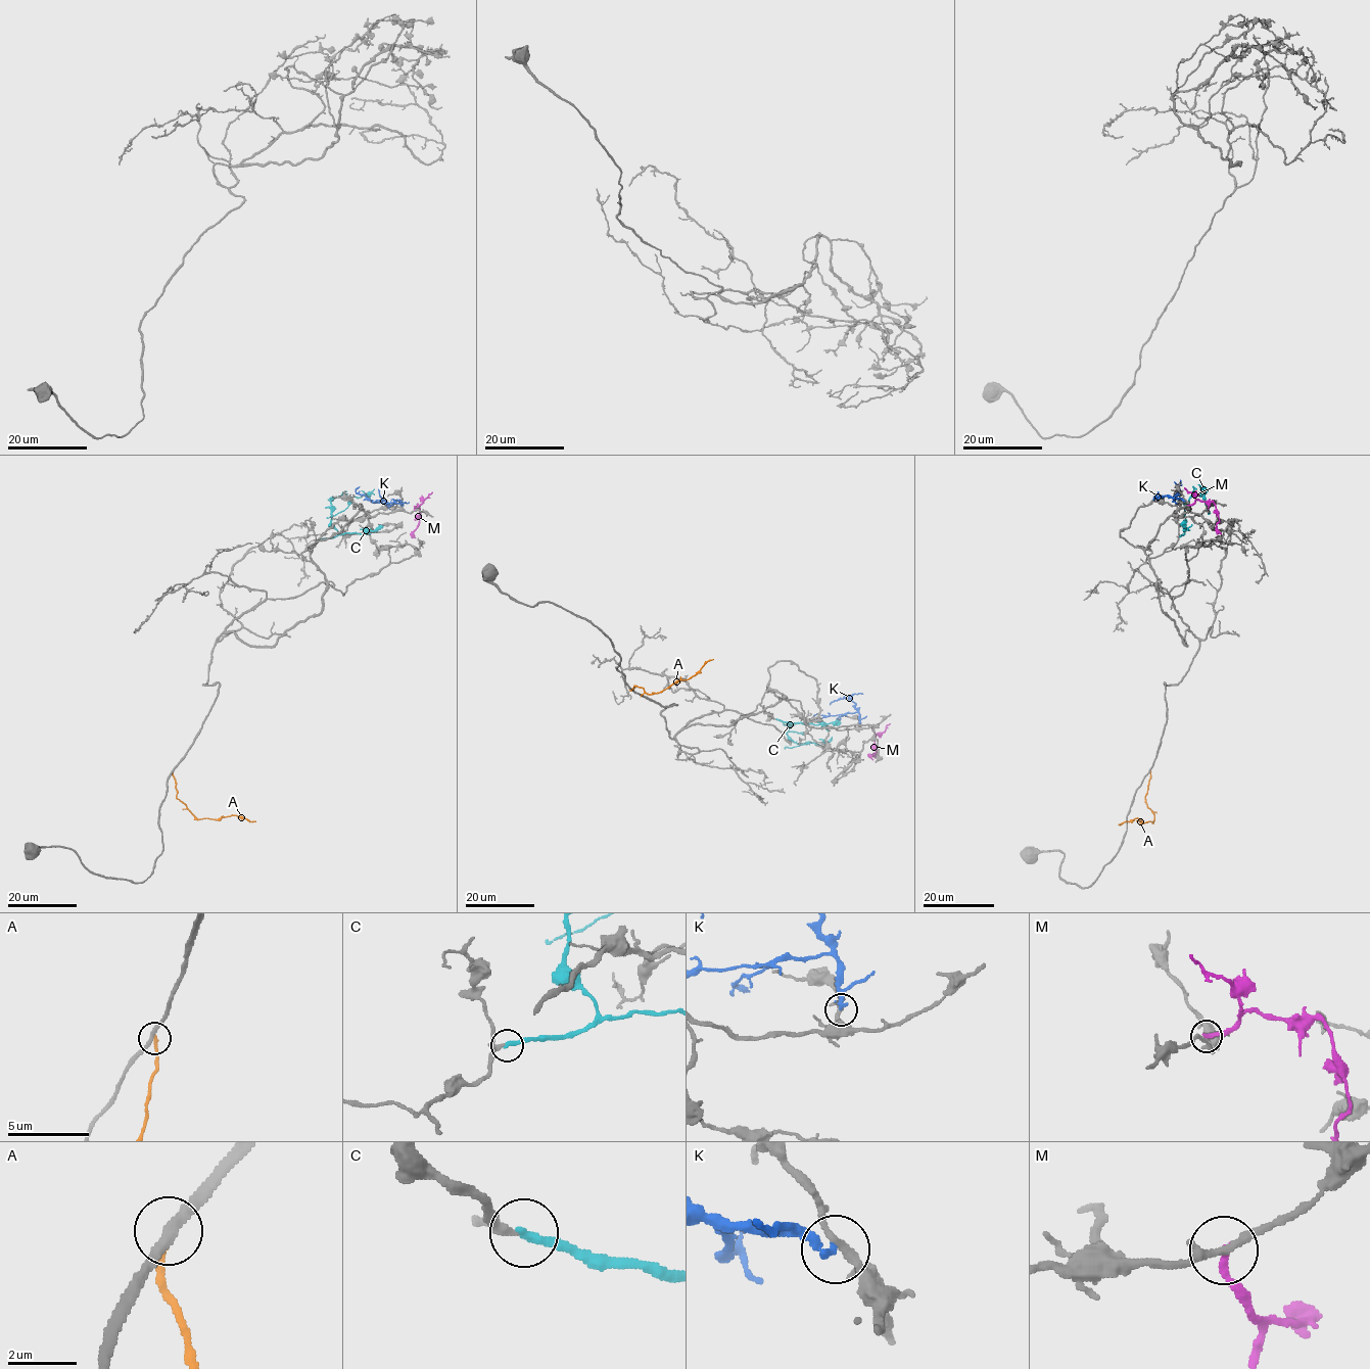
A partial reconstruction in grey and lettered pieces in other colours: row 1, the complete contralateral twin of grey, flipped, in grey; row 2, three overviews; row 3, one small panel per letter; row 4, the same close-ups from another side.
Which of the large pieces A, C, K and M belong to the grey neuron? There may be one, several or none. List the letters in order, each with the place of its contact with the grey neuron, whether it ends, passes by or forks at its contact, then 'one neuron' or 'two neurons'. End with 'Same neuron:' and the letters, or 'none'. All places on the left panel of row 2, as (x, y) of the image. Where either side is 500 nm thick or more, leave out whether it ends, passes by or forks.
A: contact (173, 769); it ends; two neurons
C: contact (319, 539); it ends; one neuron
K: contact (402, 505); it ends; two neurons
M: contact (414, 510); it ends; two neurons
Same neuron: C

